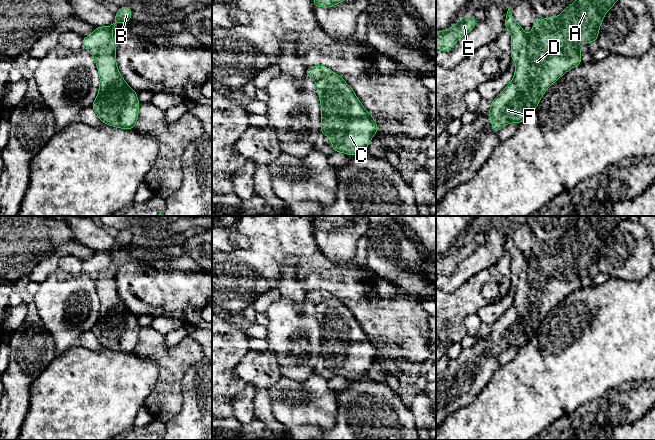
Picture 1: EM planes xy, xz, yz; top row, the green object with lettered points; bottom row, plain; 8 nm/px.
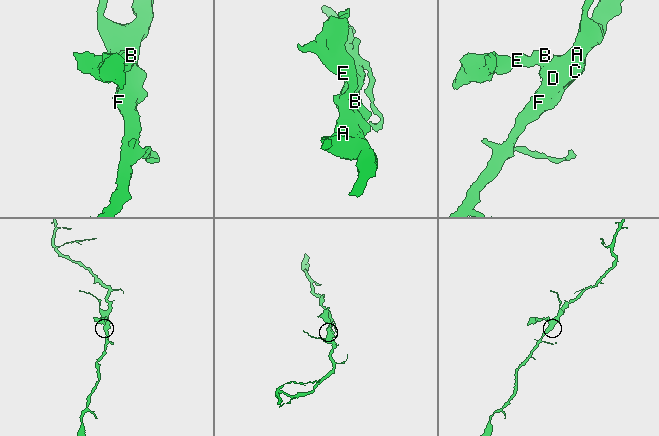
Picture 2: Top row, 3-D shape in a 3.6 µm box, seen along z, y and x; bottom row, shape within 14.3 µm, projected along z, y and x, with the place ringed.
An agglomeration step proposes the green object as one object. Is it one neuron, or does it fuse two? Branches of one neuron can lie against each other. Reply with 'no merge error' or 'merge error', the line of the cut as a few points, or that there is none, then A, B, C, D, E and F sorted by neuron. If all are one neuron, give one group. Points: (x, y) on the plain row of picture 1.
no merge error; cut none; groups A B C D E F

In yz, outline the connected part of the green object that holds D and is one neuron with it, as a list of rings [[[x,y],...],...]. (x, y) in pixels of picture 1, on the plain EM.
[[[580,216],[575,226],[567,230],[561,238],[537,244],[529,259],[525,258],[524,253],[515,245],[508,232],[504,250],[511,257],[511,286],[515,285],[517,289],[512,305],[491,325],[491,332],[487,338],[492,343],[491,352],[494,356],[498,357],[509,347],[520,348],[525,345],[533,338],[547,313],[567,295],[582,288],[581,269],[597,266],[604,239],[620,222],[628,218],[629,216]]]

